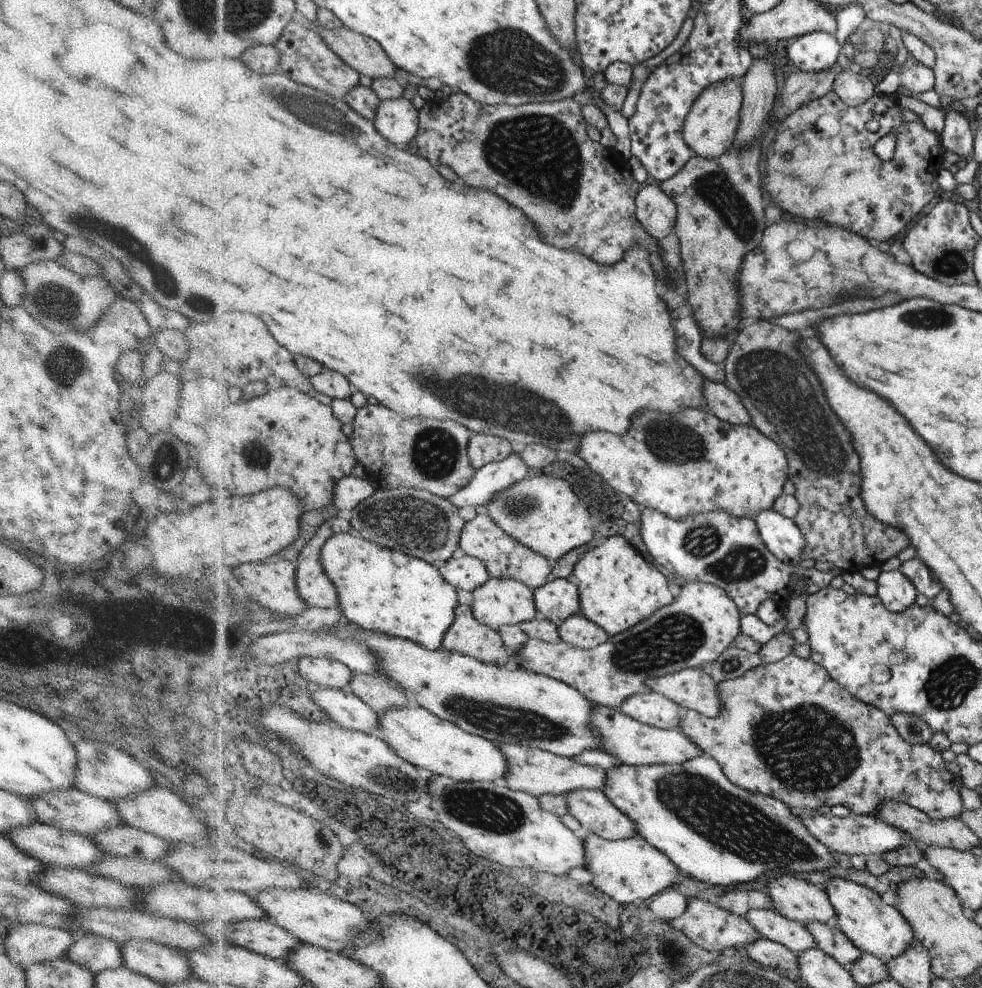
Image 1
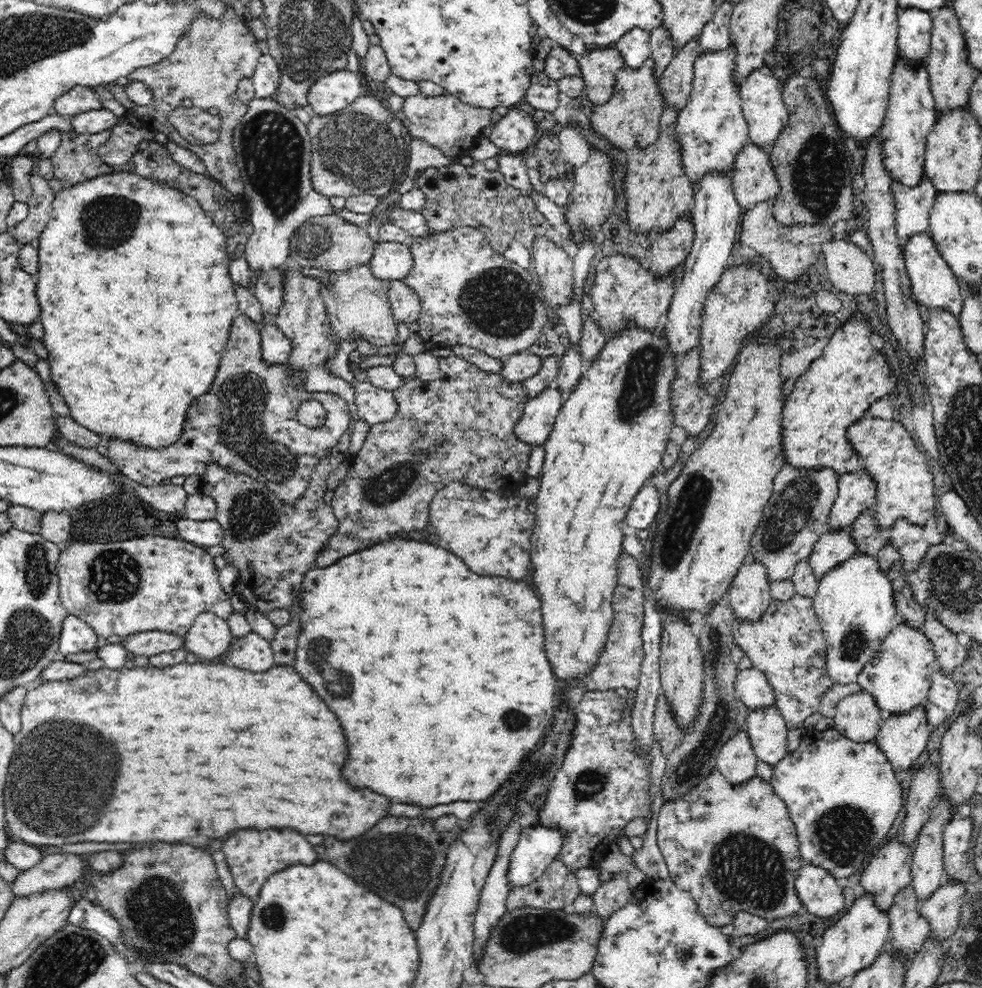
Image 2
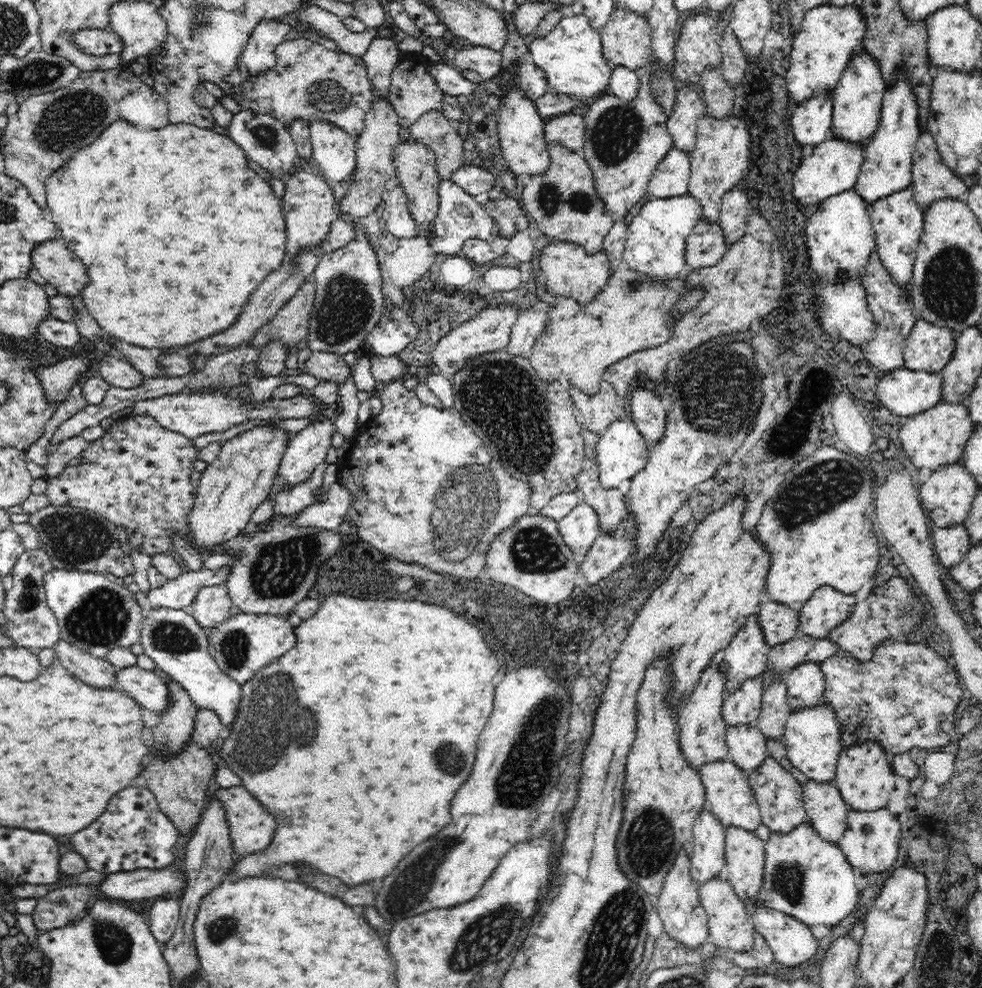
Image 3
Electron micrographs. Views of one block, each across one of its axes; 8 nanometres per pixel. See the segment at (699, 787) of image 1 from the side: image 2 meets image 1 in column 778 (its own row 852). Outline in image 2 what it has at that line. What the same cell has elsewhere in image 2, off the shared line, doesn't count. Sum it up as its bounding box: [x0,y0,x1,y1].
[771,728,904,880]

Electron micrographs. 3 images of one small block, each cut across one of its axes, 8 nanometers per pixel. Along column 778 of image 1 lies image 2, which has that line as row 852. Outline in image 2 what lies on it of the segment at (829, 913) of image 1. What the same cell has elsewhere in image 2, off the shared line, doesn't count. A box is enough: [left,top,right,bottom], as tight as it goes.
[860,836,915,912]

